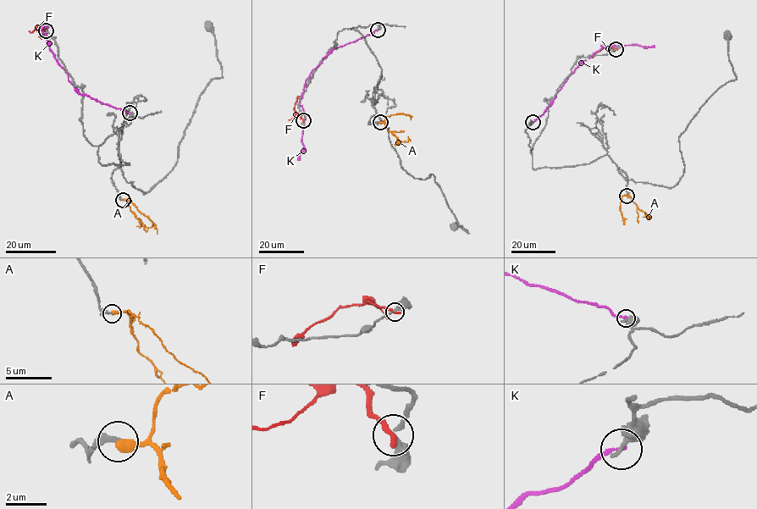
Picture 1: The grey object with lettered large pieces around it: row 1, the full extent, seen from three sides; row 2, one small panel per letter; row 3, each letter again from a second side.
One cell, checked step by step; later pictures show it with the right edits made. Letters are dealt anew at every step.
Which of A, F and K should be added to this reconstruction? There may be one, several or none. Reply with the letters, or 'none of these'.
A

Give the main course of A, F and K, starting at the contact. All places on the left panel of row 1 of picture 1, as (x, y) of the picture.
A: (124, 200), (128, 201), (130, 210), (143, 225), (151, 228), (152, 222)
F: (46, 30), (36, 28), (41, 38)
K: (129, 113), (77, 91), (41, 30), (48, 26), (38, 30)

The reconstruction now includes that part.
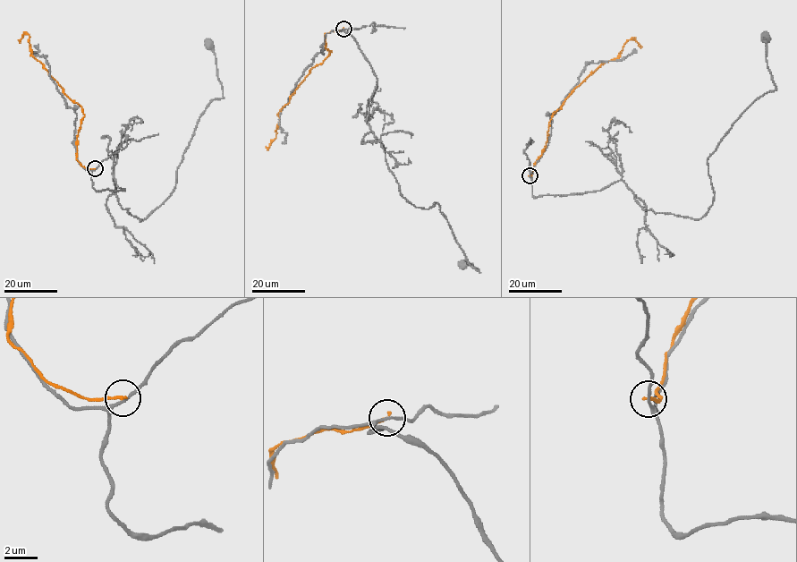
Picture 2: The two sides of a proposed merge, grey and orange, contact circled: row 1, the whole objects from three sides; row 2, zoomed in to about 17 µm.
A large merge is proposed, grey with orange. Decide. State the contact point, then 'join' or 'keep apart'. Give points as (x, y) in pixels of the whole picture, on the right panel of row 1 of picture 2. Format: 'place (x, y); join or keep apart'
place (529, 175); keep apart

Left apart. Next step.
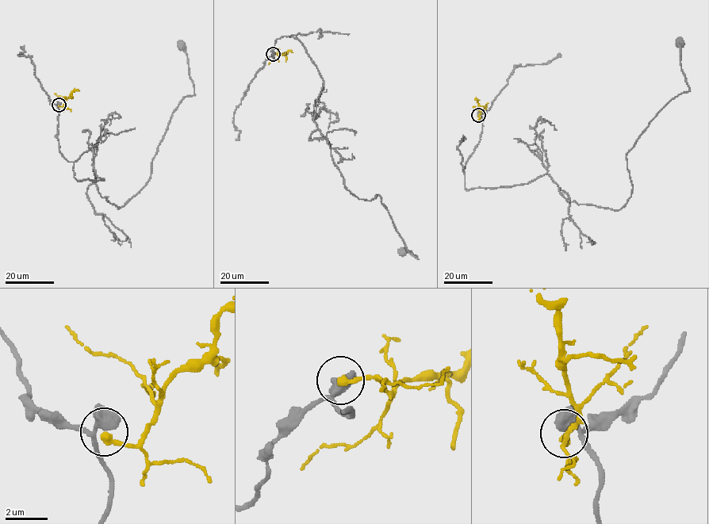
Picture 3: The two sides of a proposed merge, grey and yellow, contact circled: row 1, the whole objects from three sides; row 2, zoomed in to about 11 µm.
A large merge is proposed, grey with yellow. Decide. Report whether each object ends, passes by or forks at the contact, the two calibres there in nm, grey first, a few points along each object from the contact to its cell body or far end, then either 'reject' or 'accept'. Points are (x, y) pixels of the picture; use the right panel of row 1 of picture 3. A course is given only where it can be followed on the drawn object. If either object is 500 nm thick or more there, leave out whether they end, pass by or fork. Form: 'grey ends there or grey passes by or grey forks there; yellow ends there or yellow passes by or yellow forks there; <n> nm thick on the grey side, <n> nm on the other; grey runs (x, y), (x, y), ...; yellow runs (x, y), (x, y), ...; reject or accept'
500 nm thick on the grey side, 320 nm on the other; grey runs (478, 114), (467, 189), (547, 174), (569, 202), (619, 210), (632, 185), (626, 153), (689, 89), (680, 42); yellow runs (478, 114), (477, 100); reject

